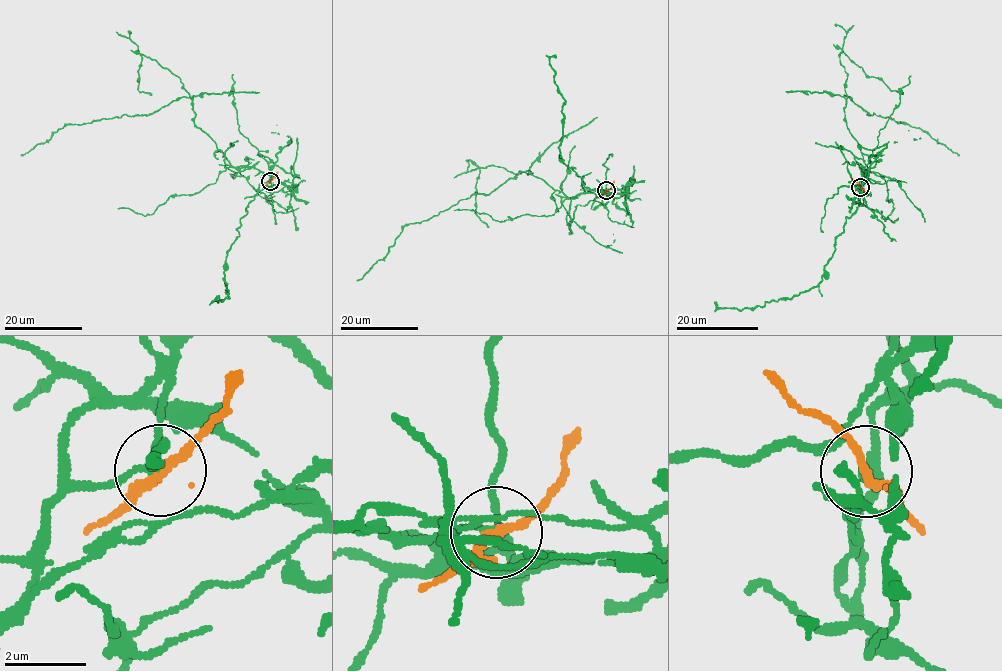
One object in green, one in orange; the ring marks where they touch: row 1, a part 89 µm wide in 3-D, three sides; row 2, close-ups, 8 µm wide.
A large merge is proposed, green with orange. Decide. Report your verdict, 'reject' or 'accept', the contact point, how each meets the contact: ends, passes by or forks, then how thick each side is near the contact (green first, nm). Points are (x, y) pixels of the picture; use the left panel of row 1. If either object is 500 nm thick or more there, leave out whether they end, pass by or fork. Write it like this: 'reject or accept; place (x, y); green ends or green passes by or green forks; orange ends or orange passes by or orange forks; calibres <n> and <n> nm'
reject; place (270, 181); green ends; orange passes by; calibres 130 and 200 nm

